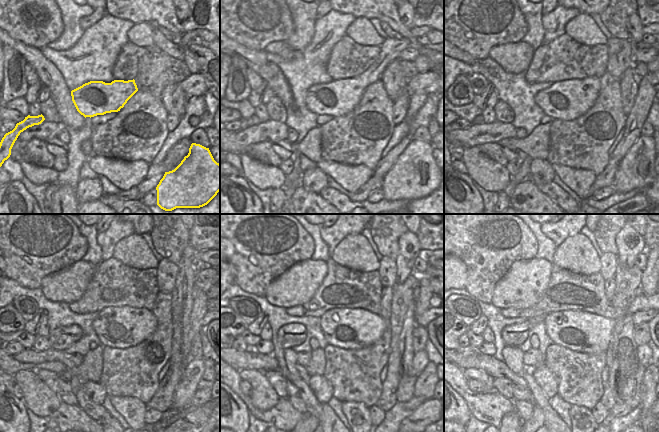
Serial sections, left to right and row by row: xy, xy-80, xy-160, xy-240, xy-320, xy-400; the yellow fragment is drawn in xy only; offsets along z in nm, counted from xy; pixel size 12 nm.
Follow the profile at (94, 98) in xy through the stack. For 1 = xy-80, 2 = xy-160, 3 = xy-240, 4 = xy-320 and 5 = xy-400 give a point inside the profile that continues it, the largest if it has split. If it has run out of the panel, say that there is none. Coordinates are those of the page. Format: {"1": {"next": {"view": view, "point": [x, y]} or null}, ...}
{"1": {"next": {"view": "xy-80", "point": [339, 97]}}, "2": {"next": {"view": "xy-160", "point": [566, 100]}}, "3": {"next": {"view": "xy-240", "point": [118, 327]}}, "4": {"next": {"view": "xy-320", "point": [346, 328]}}, "5": {"next": {"view": "xy-400", "point": [579, 331]}}}

